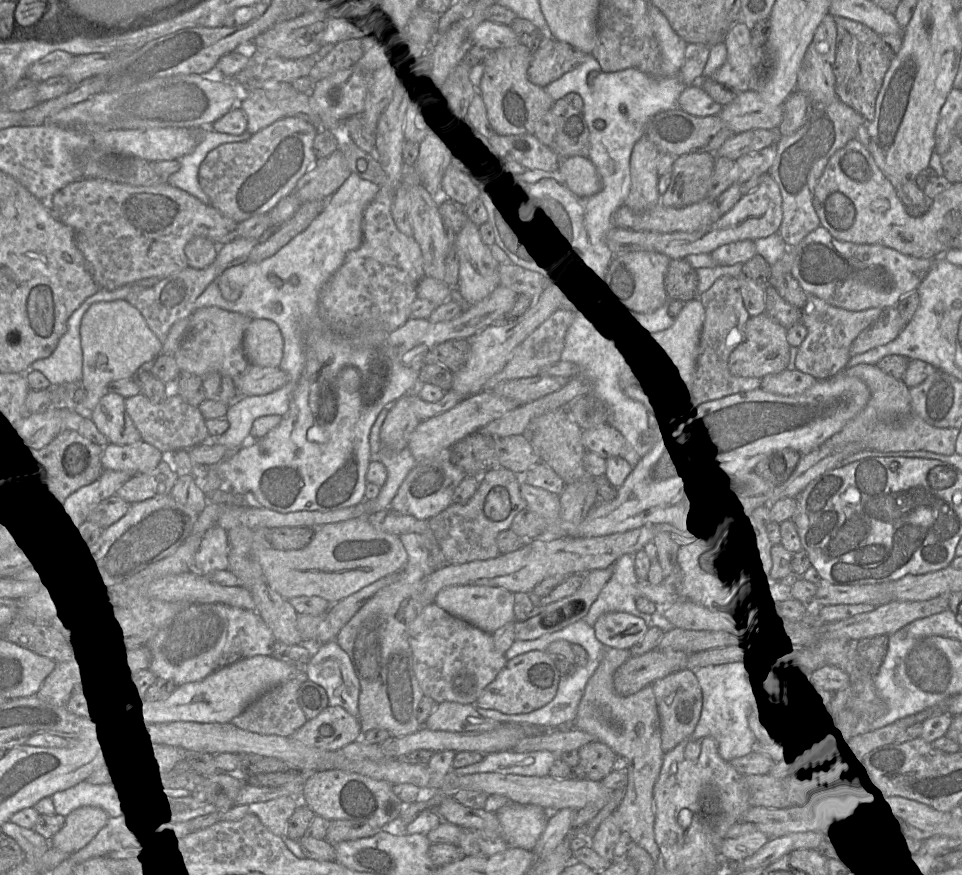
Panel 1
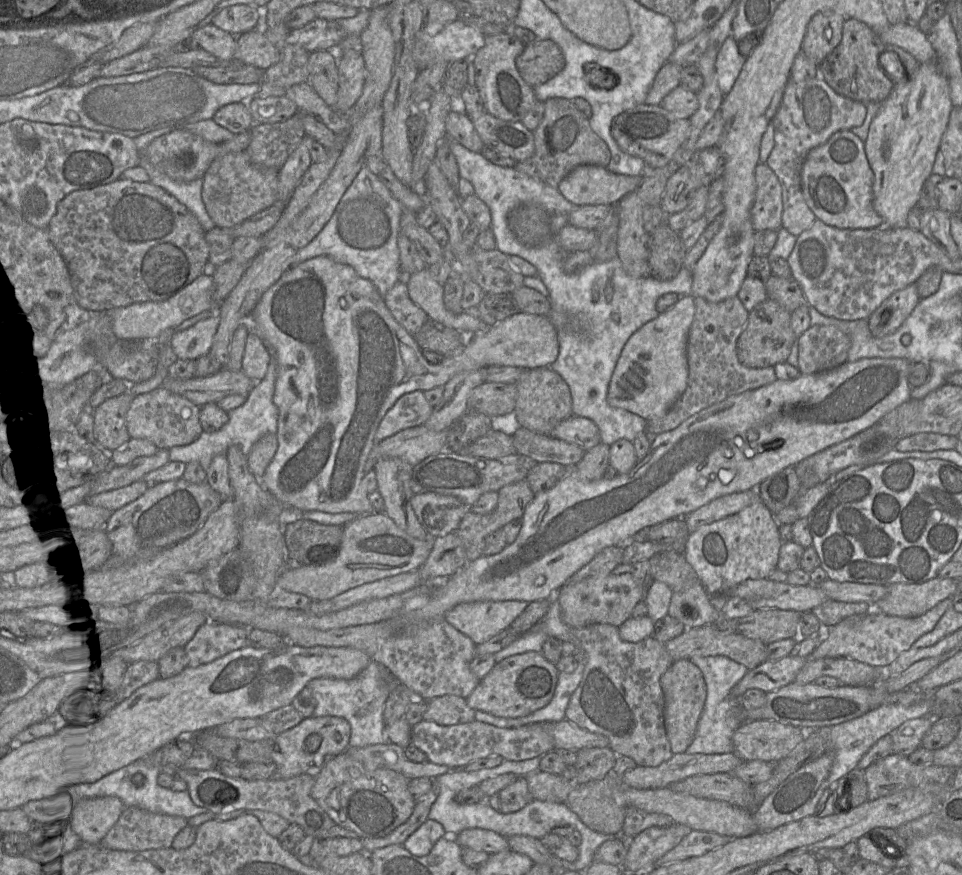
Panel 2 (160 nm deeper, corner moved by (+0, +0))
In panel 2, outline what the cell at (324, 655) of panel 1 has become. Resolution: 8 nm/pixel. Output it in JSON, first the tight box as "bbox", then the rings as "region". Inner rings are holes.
{"bbox":[307,661,400,747],"region":[[[371,661],[364,670],[352,679],[315,678],[307,684],[316,700],[316,708],[312,717],[336,716],[347,720],[351,726],[349,747],[390,743],[385,734],[383,712],[386,700],[397,684],[400,683],[389,669],[374,661]]]}

